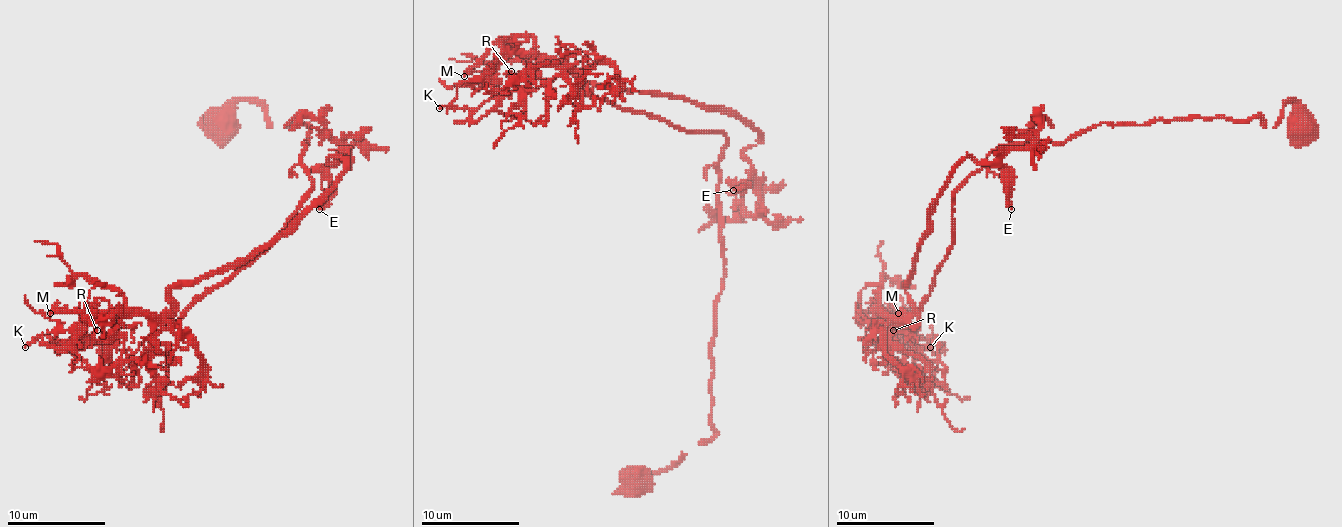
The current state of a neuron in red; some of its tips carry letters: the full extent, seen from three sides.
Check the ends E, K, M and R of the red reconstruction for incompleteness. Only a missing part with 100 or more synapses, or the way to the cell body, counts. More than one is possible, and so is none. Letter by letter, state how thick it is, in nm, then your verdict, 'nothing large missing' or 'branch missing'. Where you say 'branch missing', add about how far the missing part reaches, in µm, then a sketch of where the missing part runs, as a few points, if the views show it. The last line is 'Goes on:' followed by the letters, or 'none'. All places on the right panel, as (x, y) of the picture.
E: calibre 280 nm; nothing large missing
K: calibre 100 nm; nothing large missing
M: calibre 240 nm; nothing large missing
R: calibre 150 nm; nothing large missing
Goes on: none

